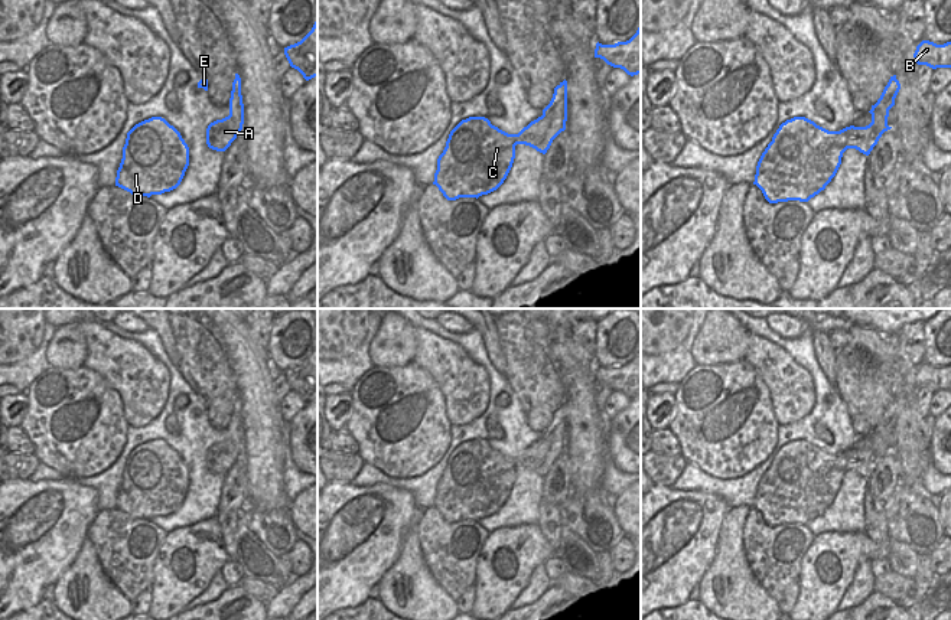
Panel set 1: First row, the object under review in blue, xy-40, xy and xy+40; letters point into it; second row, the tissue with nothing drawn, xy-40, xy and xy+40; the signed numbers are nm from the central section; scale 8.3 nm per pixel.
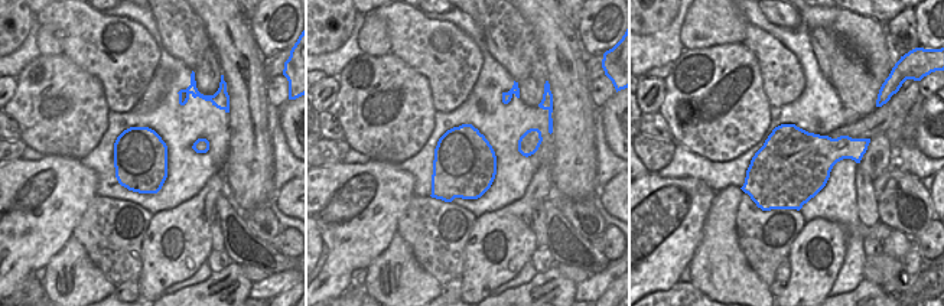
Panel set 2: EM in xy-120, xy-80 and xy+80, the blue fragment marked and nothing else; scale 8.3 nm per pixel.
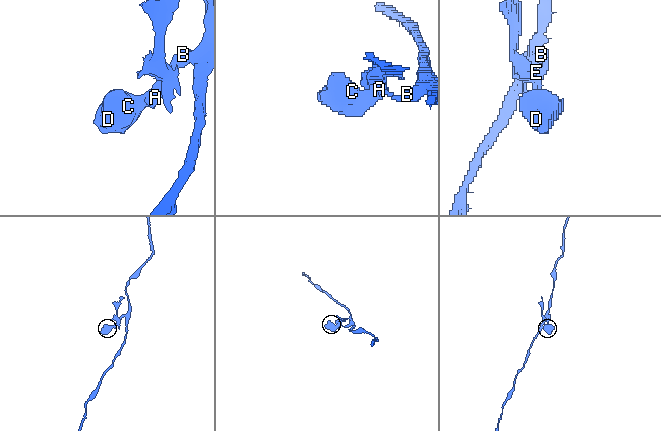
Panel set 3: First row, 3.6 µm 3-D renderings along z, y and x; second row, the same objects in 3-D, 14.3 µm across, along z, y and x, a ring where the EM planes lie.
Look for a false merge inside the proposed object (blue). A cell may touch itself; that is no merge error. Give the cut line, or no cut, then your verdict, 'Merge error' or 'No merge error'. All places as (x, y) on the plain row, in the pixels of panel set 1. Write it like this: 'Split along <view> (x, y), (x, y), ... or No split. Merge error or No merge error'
Split along xy (566, 415), (563, 423), (551, 433), (543, 434). Merge error

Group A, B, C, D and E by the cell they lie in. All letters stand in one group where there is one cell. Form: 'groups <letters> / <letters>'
groups A B C D / E

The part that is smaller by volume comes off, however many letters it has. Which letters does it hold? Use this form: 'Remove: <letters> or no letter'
Remove: E

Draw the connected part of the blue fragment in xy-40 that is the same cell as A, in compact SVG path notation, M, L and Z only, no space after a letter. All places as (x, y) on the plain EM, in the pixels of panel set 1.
M244 427L228 440L211 446L206 451L206 467L216 474L225 474L241 456L244 447Z

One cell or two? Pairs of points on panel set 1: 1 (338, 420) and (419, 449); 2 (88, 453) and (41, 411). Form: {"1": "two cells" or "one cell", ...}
{"1": "two cells", "2": "one cell"}

